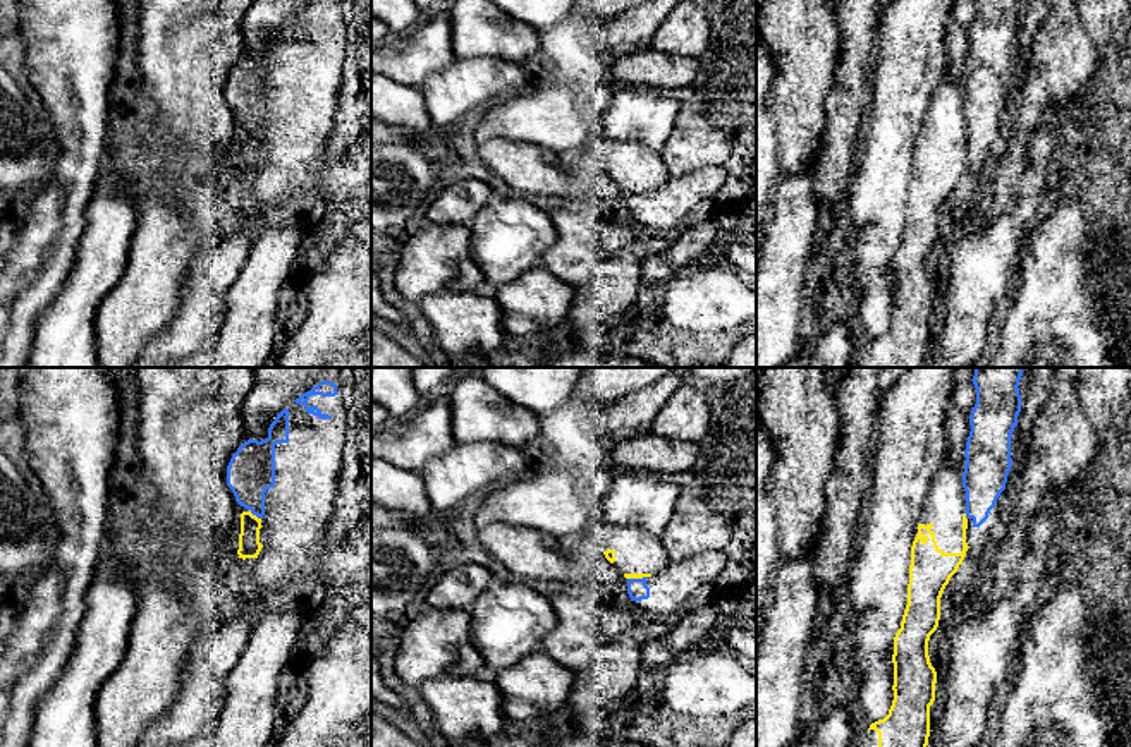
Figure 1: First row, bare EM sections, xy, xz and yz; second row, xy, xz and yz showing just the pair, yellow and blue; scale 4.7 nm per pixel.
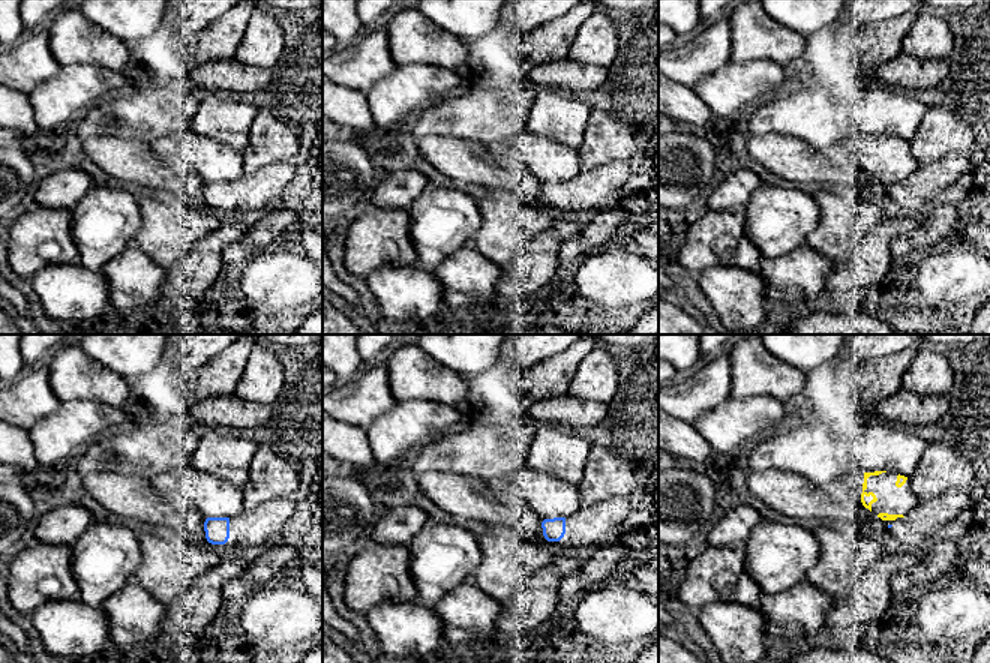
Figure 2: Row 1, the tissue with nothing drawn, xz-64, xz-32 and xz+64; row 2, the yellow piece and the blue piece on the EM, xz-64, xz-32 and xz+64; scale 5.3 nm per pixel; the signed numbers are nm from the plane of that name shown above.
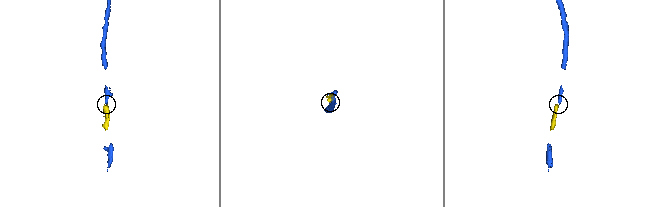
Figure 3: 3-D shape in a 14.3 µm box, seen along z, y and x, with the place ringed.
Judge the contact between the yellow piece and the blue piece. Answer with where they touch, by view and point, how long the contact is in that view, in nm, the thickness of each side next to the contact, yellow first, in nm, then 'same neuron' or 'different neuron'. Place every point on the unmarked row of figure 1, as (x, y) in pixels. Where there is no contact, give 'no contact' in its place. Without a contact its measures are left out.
xy (255, 131) | 70 nm | 110/220 nm | different neuron

